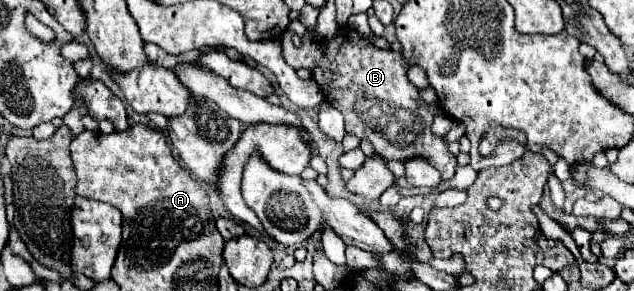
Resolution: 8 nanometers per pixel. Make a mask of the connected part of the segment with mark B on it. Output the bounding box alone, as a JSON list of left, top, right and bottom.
[281,26,457,180]

